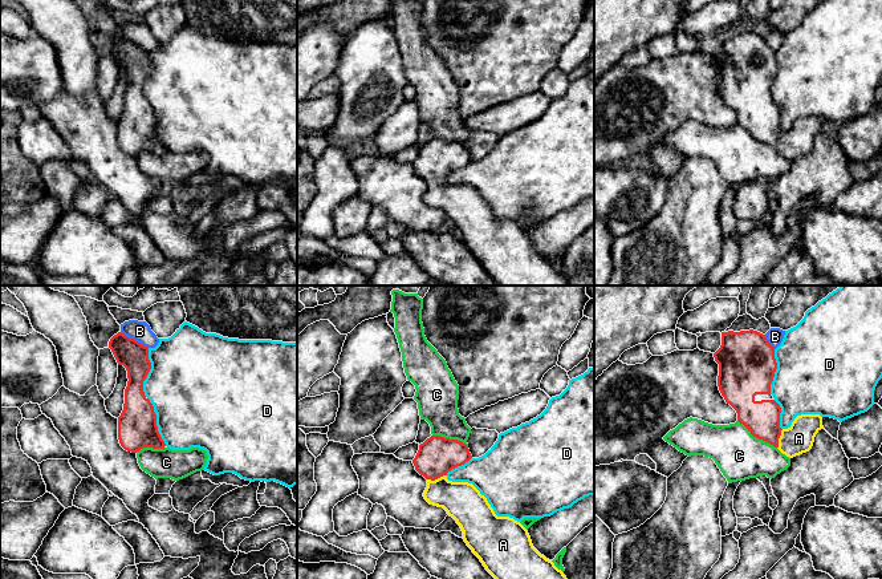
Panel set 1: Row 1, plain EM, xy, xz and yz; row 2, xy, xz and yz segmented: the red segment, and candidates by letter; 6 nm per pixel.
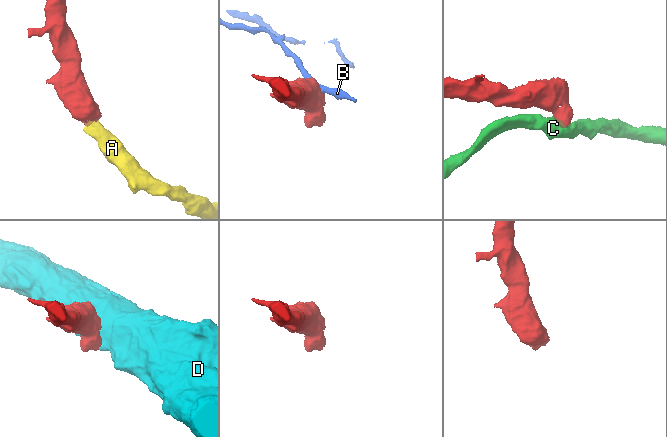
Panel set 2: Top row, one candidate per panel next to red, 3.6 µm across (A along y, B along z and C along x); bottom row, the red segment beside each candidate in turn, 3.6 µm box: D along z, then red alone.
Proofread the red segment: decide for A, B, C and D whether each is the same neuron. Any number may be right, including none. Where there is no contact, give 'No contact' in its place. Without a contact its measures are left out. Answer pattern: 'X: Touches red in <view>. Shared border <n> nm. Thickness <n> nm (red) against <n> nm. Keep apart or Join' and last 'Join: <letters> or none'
A: Touches red in xz. Shared border 120 nm. Thickness 240 nm (red) against 240 nm. Join
B: Touches red in xy. Shared border 200 nm. Thickness 170 nm (red) against 120 nm. Keep apart
C: Touches red in yz. Shared border 300 nm. Thickness 220 nm (red) against 280 nm. Keep apart
D: Touches red in xy. Shared border 600 nm. Thickness 240 nm (red) against 480 nm. Keep apart
Join: A

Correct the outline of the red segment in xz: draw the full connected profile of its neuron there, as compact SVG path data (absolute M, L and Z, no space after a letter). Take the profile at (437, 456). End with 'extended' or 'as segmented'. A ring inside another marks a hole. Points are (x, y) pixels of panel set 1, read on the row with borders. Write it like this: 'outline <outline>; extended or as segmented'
outline M431 436L412 459L427 479L424 499L443 507L463 531L463 539L495 579L566 579L532 544L528 530L509 517L497 517L487 498L468 482L452 482L447 473L472 458L466 444Z; extended

